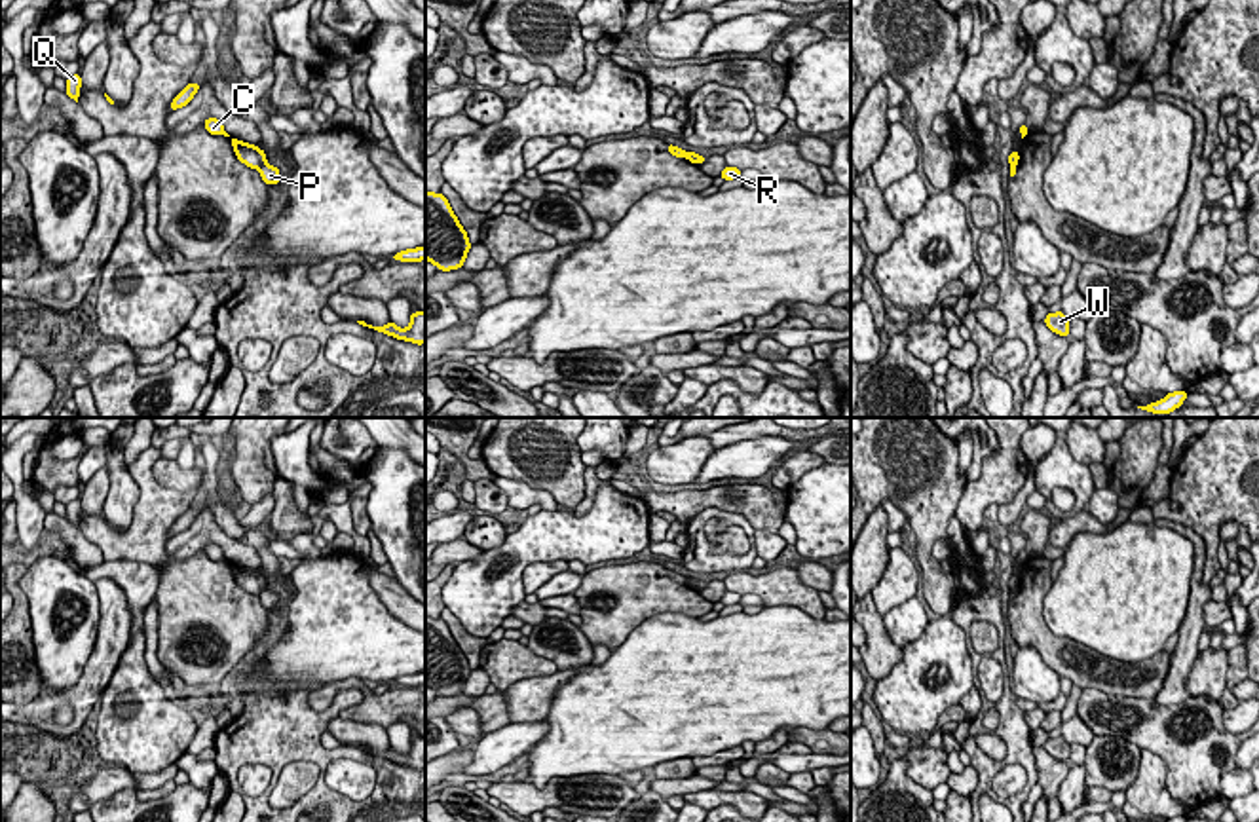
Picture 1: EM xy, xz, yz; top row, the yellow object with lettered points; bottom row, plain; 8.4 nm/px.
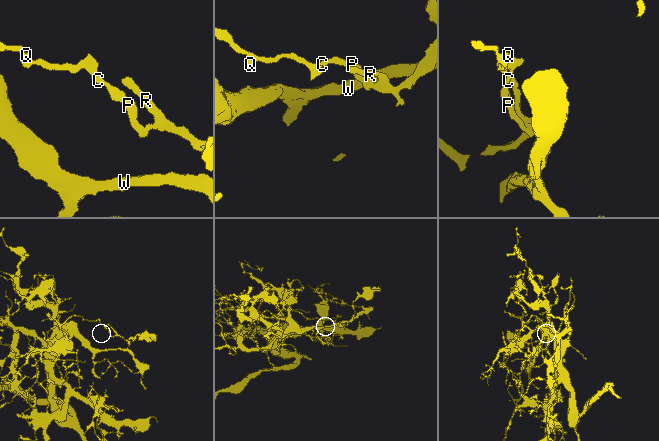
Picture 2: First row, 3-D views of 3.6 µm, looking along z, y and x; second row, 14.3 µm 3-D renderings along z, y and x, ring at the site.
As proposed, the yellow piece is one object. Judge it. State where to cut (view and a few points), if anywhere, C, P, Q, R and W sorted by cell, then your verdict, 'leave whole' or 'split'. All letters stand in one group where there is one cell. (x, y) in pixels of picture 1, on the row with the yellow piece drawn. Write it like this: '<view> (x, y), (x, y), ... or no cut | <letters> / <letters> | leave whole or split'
xy (264, 162), (259, 169) | C Q W / P R | split

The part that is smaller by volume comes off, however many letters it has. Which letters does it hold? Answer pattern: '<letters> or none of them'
P, R

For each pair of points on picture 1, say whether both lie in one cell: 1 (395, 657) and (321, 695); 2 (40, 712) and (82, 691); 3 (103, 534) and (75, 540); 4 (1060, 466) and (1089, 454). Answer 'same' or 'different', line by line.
1: different
2: same
3: different
4: different

